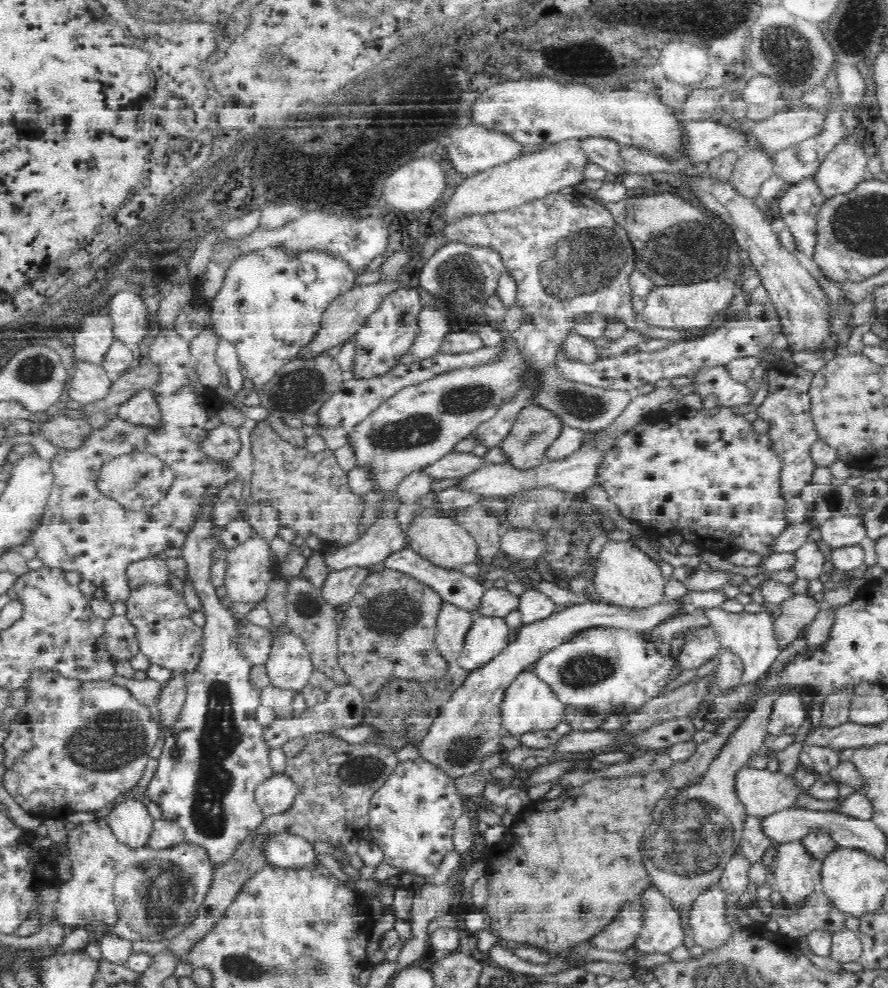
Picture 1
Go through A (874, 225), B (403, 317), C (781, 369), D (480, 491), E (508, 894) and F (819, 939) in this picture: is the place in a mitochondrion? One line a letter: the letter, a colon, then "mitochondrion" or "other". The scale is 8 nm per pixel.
A: mitochondrion
B: other
C: other
D: other
E: other
F: other

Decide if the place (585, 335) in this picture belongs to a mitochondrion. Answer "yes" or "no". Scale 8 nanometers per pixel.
no

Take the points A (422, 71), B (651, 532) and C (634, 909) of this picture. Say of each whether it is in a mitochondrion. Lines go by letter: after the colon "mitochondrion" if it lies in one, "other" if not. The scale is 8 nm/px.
A: mitochondrion
B: other
C: other

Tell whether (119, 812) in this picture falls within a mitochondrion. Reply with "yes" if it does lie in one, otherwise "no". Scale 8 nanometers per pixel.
no

